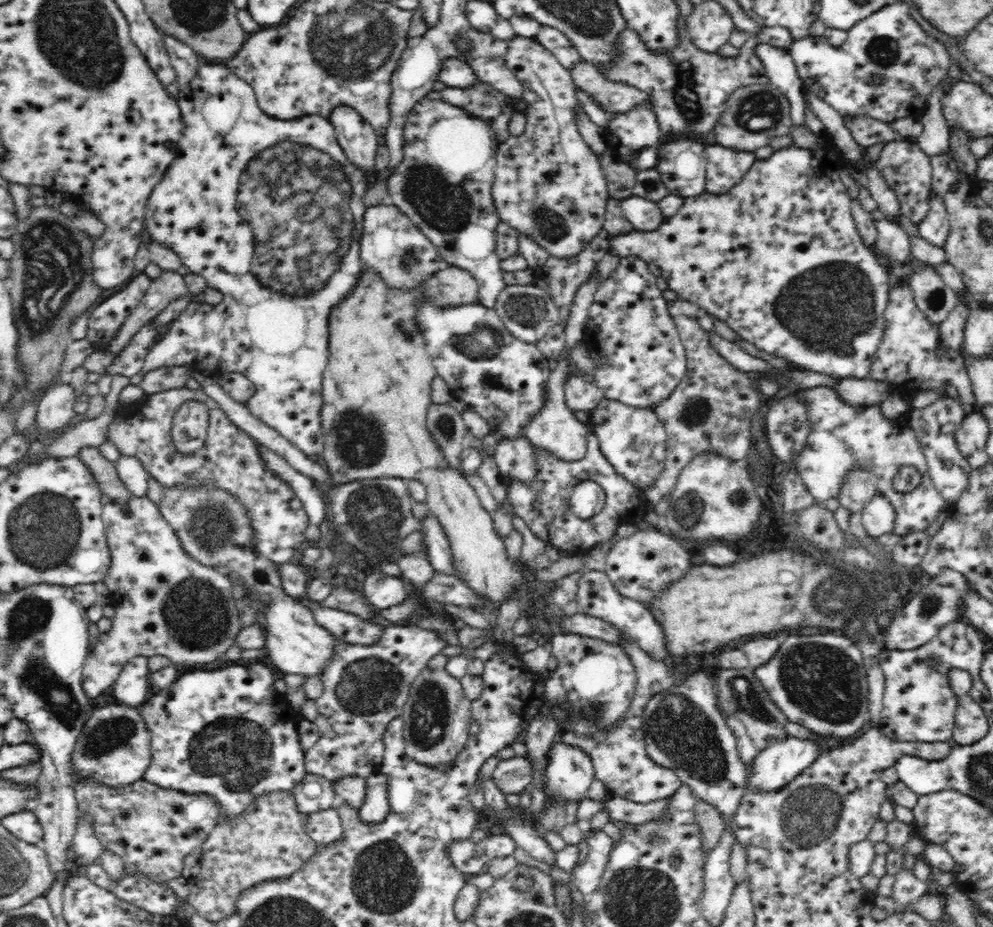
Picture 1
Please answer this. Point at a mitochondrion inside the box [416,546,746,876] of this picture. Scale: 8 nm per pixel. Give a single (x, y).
(678, 729)

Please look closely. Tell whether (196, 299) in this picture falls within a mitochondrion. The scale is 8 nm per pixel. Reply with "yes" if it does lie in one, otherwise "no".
no

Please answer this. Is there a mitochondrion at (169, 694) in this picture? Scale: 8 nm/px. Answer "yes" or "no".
no

